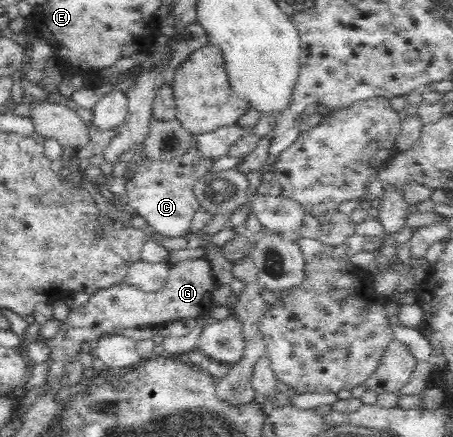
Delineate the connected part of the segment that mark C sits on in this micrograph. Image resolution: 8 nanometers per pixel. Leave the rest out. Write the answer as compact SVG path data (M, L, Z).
M144 142L129 149L119 162L113 165L113 175L122 177L127 171L128 164L135 163L137 173L126 183L126 199L137 214L142 216L156 233L164 237L184 237L190 230L194 214L201 210L200 203L194 194L194 185L201 176L210 172L216 159L200 159L194 145L184 157L170 161L156 162L144 157Z

